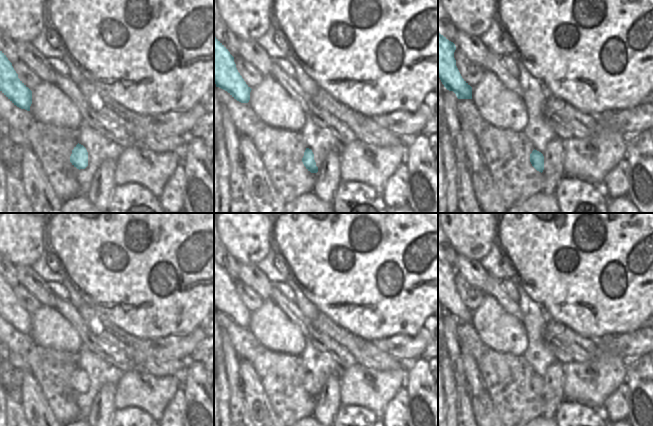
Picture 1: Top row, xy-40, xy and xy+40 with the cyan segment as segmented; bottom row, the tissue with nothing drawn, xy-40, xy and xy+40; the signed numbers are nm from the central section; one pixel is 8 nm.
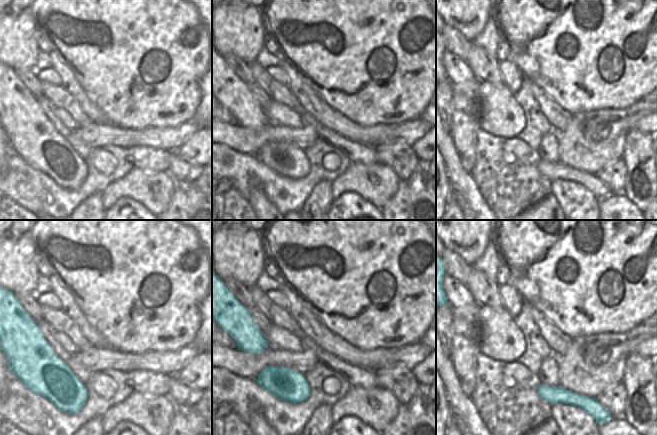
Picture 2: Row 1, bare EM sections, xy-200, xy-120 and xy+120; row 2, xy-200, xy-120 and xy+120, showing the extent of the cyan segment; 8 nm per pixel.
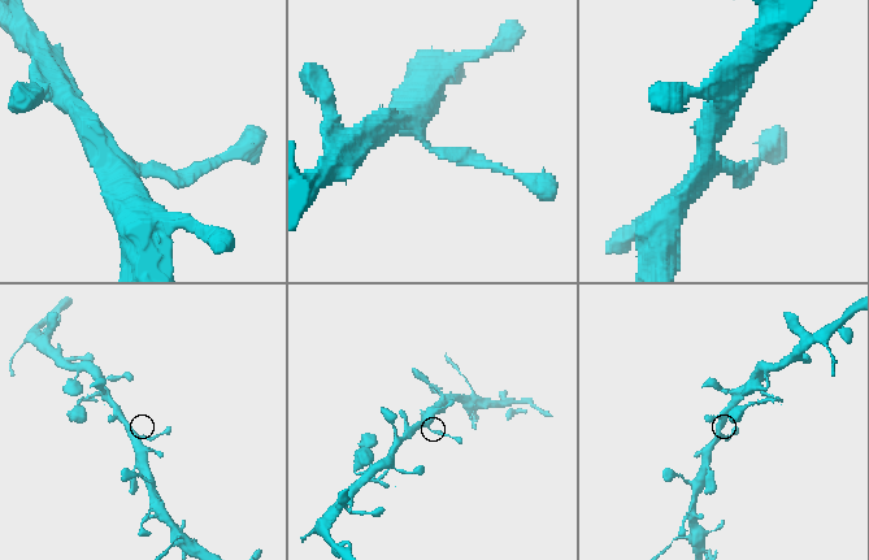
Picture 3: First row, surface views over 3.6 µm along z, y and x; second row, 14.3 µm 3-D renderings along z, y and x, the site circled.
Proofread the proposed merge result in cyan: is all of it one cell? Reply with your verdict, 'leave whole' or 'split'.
leave whole

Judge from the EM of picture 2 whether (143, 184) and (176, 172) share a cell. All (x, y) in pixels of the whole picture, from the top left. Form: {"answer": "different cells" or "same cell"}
{"answer": "different cells"}

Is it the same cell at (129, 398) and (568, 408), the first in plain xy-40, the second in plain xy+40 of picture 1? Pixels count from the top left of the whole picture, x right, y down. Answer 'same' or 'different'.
different

